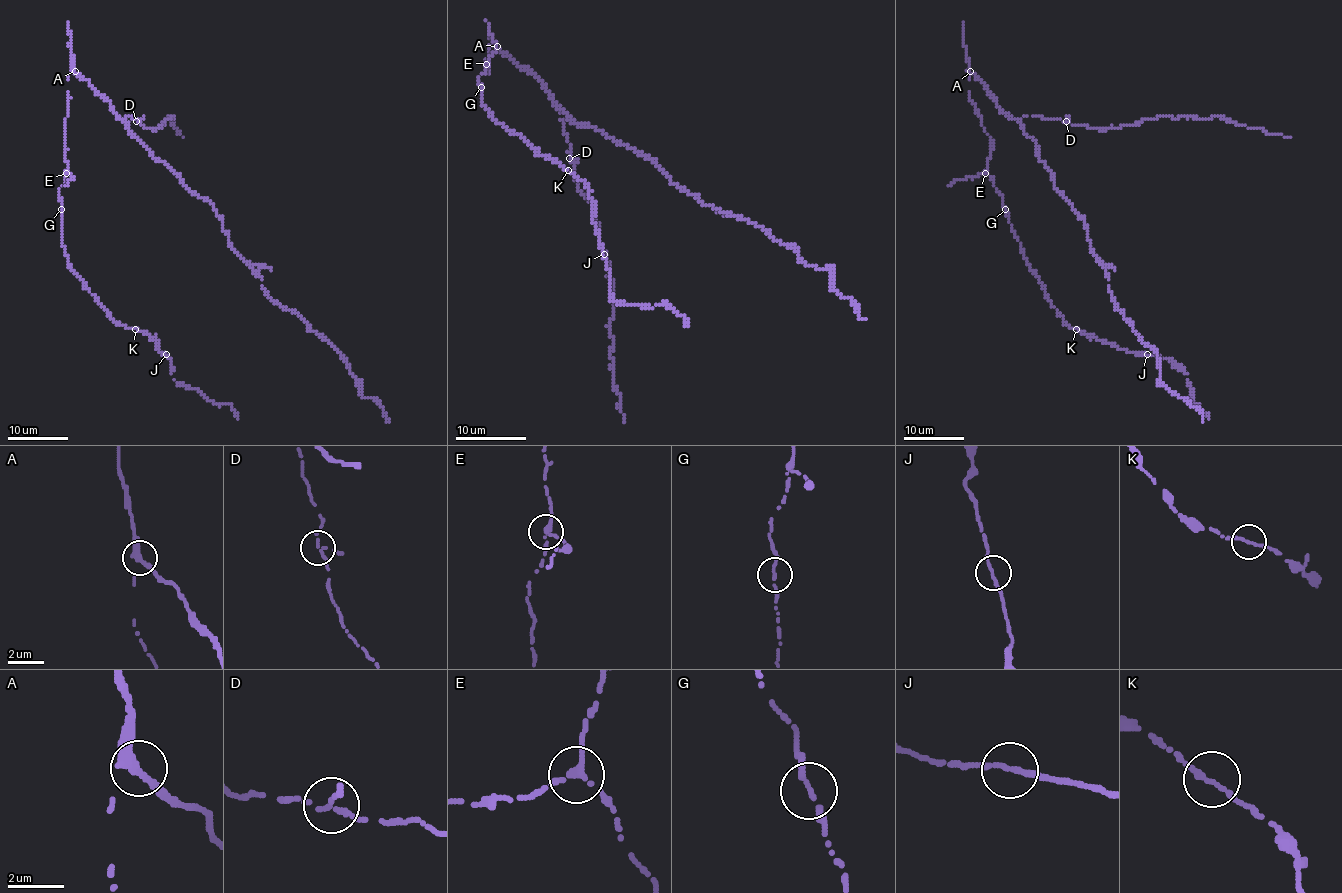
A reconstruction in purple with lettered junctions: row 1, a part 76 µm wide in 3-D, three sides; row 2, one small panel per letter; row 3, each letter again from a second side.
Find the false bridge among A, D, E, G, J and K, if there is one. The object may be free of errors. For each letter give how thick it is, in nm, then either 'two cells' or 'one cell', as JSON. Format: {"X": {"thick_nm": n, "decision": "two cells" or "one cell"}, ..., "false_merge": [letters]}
{"A": {"thick_nm": 360, "decision": "one cell"}, "D": {"thick_nm": 170, "decision": "one cell"}, "E": {"thick_nm": 240, "decision": "one cell"}, "G": {"thick_nm": 180, "decision": "one cell"}, "J": {"thick_nm": 180, "decision": "one cell"}, "K": {"thick_nm": 180, "decision": "one cell"}, "false_merge": []}

